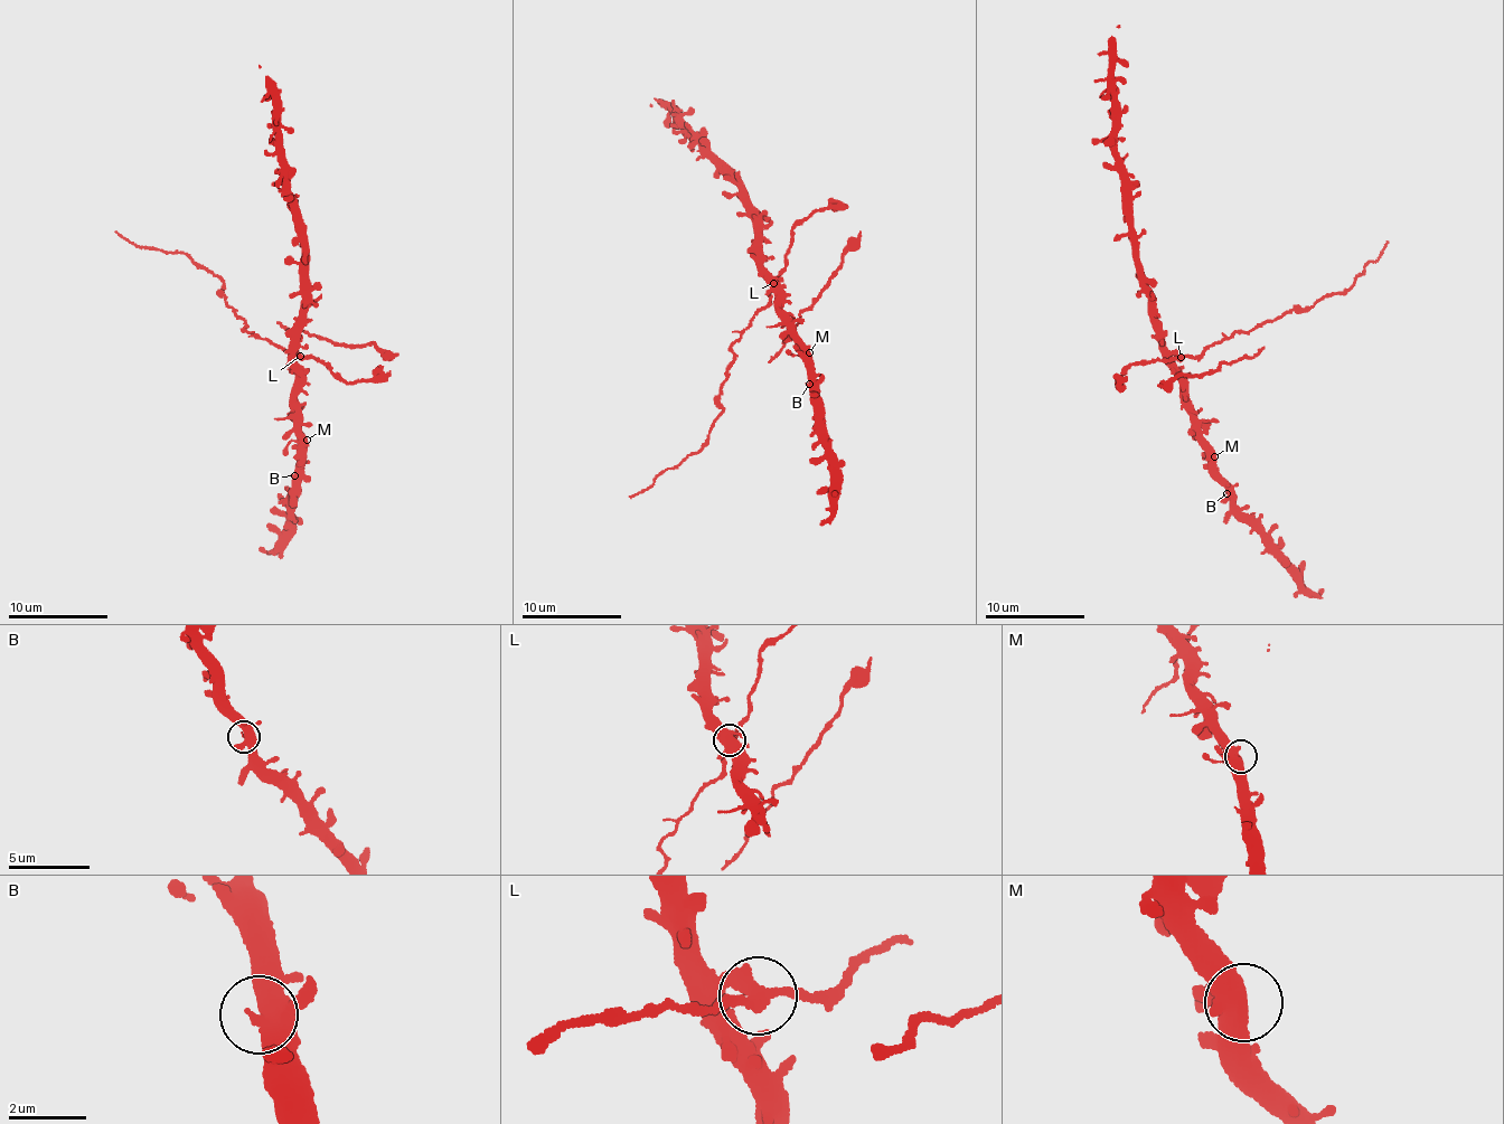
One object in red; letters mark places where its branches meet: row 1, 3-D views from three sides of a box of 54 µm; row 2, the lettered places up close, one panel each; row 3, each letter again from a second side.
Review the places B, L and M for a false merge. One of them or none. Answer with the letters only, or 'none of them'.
L

